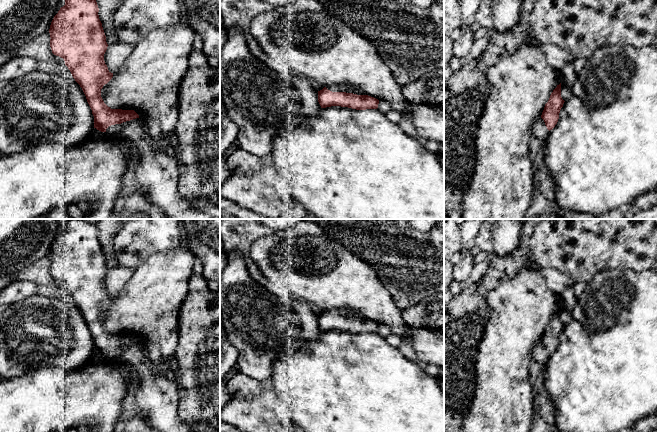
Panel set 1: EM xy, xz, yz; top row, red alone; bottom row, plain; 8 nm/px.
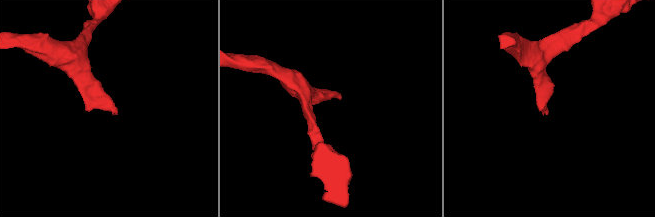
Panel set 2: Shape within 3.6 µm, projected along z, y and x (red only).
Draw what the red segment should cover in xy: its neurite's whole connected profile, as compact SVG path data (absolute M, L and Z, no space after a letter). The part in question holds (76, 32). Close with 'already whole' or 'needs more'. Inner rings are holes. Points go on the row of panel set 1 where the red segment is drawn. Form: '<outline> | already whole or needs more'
M65 0L65 5L54 16L49 29L52 53L64 59L65 65L70 70L73 78L82 88L94 116L94 128L105 132L114 139L121 140L131 150L137 151L138 163L135 171L135 179L138 190L145 192L147 200L164 213L165 219L219 219L213 218L199 209L192 208L181 197L178 191L179 172L176 157L169 156L157 148L155 142L144 128L139 115L134 110L111 109L104 103L101 97L101 89L112 79L113 73L108 70L104 61L104 54L108 44L98 12L99 8L96 0Z | needs more

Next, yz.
M561 83L553 90L548 102L545 104L541 117L535 122L532 128L530 139L530 156L534 164L534 184L538 185L536 178L535 159L538 152L544 149L547 143L549 132L555 127L559 119L559 113L563 107L564 100L561 97Z | needs more

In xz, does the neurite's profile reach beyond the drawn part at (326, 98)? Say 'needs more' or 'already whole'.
needs more

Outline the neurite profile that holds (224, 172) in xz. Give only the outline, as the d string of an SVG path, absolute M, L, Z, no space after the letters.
M222 158L220 160L220 186L230 177L231 172L228 170L226 165L226 159Z

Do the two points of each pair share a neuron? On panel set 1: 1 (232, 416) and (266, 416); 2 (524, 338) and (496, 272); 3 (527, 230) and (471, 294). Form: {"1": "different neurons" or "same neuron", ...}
{"1": "same neuron", "2": "different neurons", "3": "same neuron"}

